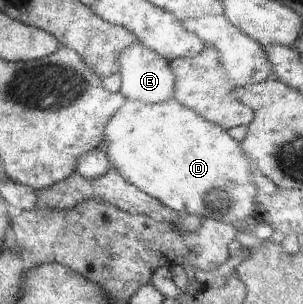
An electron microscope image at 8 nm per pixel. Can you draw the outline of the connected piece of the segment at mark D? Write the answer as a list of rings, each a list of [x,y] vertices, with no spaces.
[[[126,99],[104,128],[104,140],[100,148],[106,152],[110,166],[116,168],[126,182],[177,213],[196,214],[204,221],[213,218],[229,225],[254,216],[259,195],[256,182],[252,179],[256,166],[242,152],[240,142],[232,142],[232,138],[220,126],[206,122],[196,112],[176,102],[172,99],[150,104]]]

